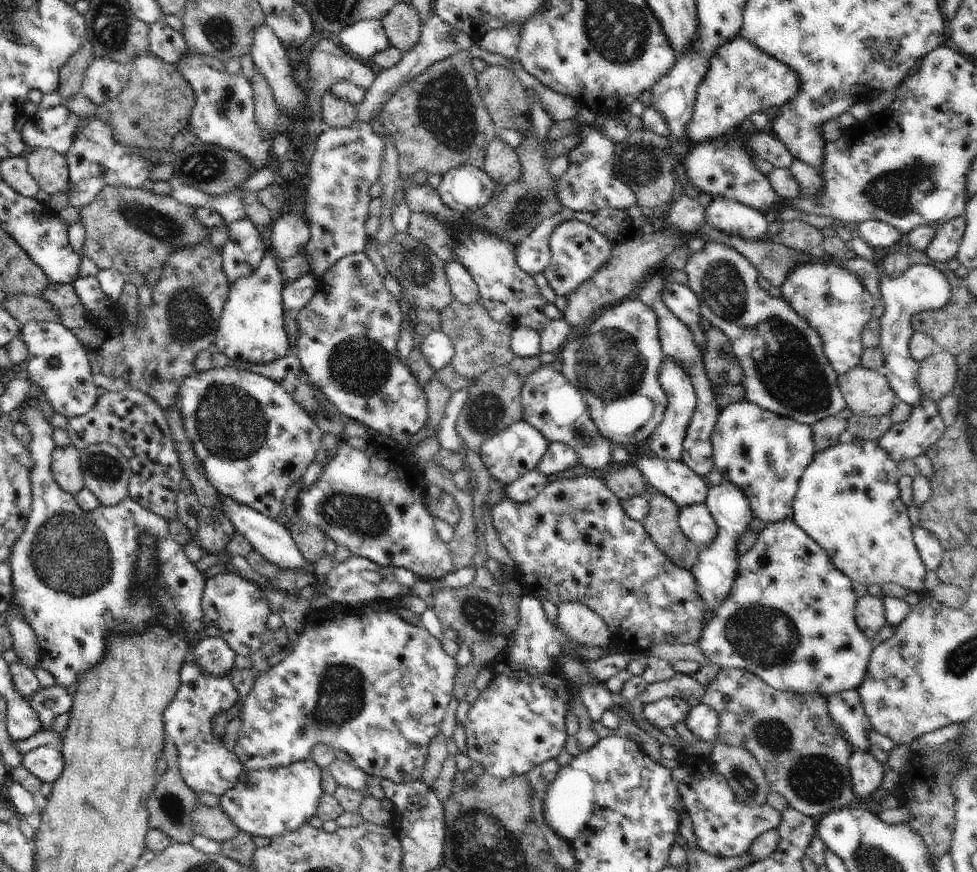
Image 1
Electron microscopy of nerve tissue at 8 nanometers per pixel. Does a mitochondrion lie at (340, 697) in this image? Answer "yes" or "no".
yes

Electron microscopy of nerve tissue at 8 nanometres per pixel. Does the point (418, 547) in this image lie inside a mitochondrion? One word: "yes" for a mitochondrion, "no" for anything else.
no

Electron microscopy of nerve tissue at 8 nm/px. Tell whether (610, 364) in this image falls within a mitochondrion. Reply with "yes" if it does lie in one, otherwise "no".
yes

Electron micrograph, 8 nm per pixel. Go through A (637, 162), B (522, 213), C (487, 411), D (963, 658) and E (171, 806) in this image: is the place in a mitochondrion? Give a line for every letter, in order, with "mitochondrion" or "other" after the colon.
A: mitochondrion
B: mitochondrion
C: mitochondrion
D: mitochondrion
E: mitochondrion

